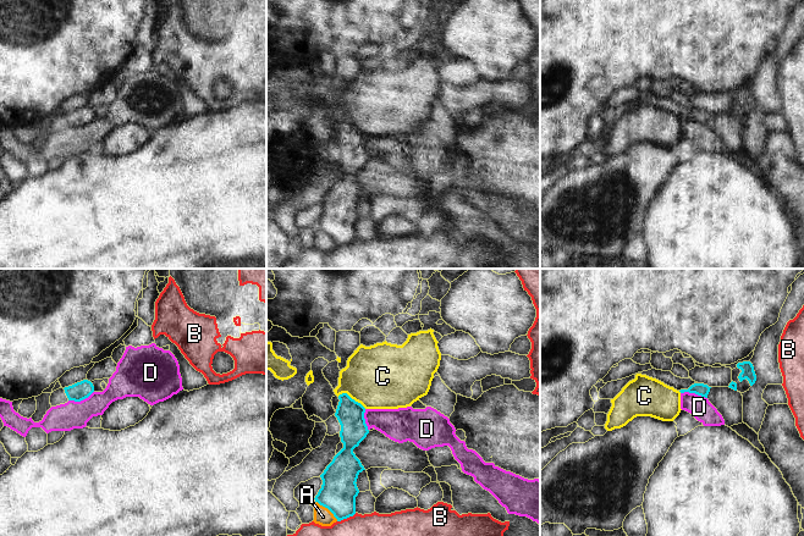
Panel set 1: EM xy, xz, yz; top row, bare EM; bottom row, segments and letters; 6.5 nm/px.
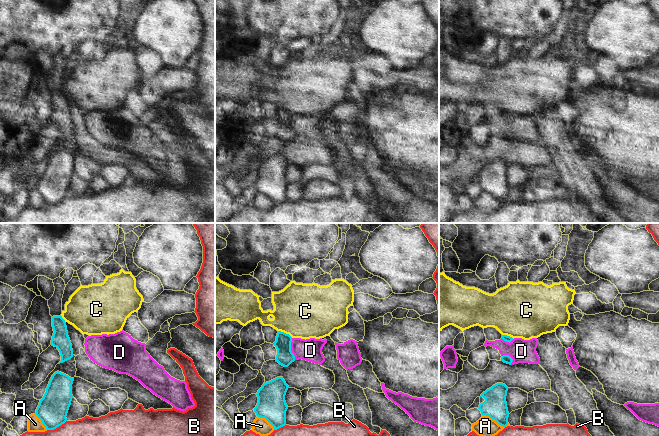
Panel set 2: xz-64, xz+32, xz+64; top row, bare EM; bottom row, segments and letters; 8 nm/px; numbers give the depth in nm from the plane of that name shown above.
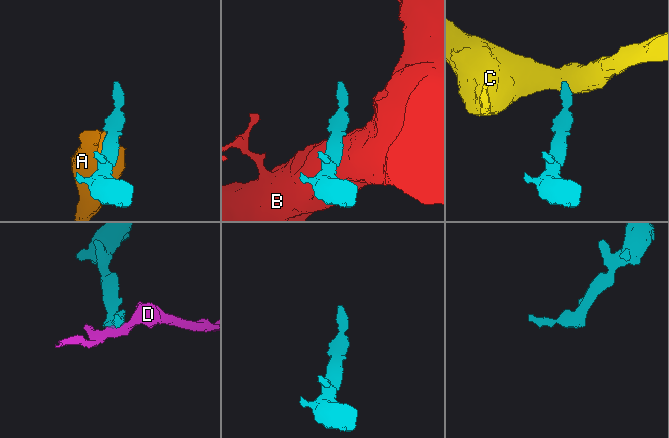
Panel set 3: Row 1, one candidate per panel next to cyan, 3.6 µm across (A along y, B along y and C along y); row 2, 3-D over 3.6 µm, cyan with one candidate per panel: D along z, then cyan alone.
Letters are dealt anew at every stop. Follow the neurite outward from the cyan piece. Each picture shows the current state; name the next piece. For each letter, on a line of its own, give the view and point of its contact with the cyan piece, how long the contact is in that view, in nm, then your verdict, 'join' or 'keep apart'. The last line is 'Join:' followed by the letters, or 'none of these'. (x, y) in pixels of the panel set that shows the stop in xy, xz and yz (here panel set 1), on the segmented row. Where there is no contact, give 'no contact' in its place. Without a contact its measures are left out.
A: contact xz (328, 508); length 190 nm; keep apart
B: contact xz (346, 518); length 140 nm; keep apart
C: contact xz (351, 398); length 200 nm; keep apart
D: contact yz (694, 392); length 180 nm; keep apart
Join: none of these

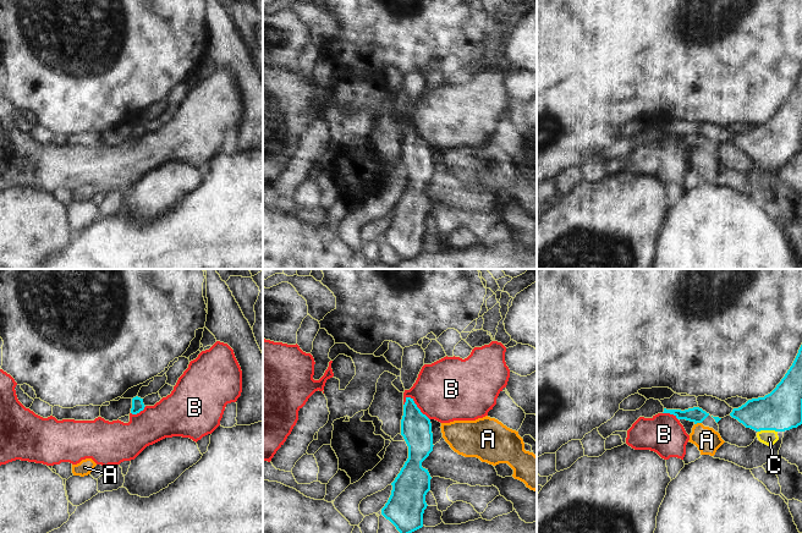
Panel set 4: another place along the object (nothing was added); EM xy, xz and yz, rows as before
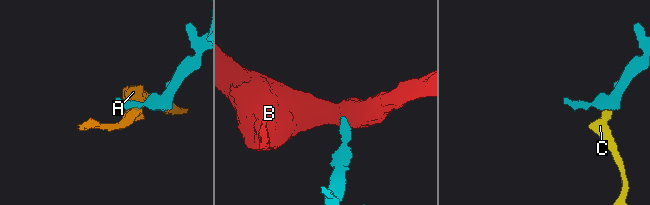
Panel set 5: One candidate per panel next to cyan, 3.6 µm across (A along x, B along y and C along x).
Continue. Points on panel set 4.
A: contact yz (697, 422); length 50 nm; keep apart
B: contact xz (416, 406); length 220 nm; keep apart
C: contact yz (767, 429); length 130 nm; join
Join: C

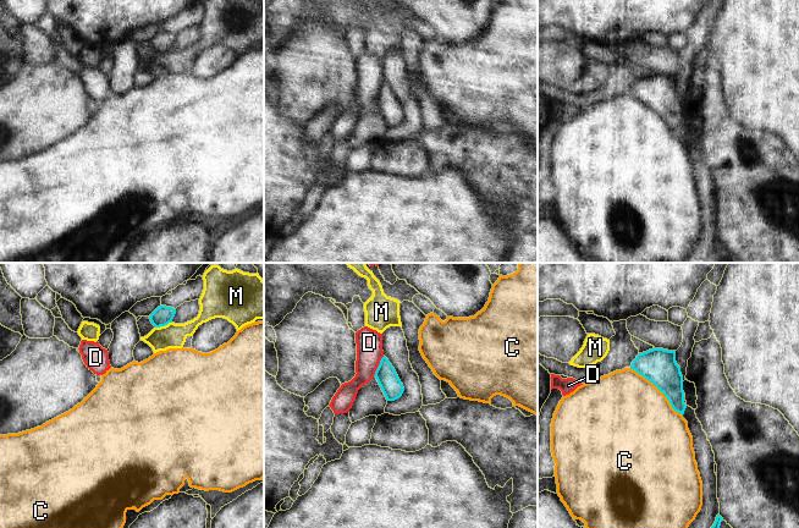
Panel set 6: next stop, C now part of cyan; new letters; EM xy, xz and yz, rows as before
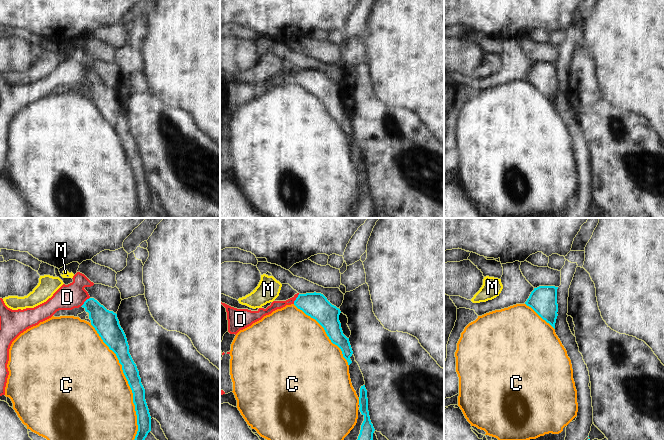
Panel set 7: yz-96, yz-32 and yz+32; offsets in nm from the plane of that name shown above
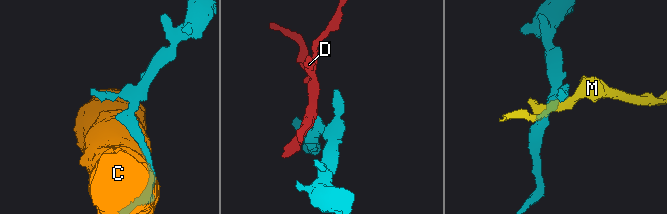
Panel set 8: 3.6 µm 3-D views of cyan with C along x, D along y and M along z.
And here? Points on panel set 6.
C: contact yz (657, 388); length 480 nm; keep apart
D: contact xz (378, 367); length 160 nm; keep apart
M: contact xy (163, 325); length 110 nm; keep apart
Join: none of these

